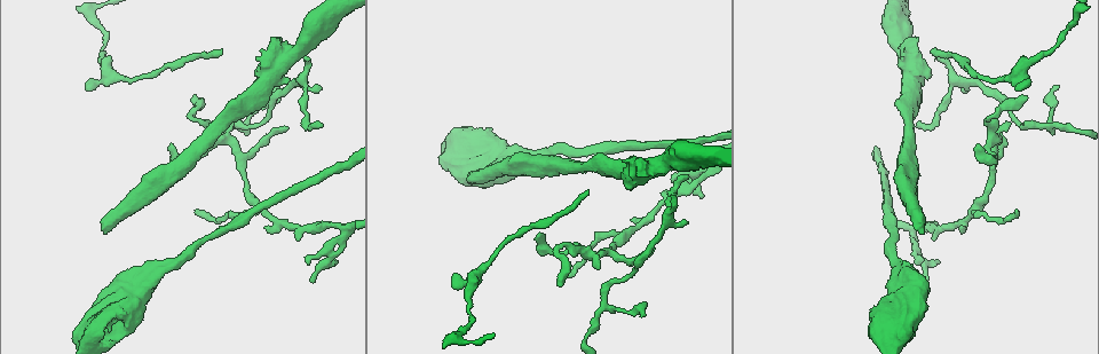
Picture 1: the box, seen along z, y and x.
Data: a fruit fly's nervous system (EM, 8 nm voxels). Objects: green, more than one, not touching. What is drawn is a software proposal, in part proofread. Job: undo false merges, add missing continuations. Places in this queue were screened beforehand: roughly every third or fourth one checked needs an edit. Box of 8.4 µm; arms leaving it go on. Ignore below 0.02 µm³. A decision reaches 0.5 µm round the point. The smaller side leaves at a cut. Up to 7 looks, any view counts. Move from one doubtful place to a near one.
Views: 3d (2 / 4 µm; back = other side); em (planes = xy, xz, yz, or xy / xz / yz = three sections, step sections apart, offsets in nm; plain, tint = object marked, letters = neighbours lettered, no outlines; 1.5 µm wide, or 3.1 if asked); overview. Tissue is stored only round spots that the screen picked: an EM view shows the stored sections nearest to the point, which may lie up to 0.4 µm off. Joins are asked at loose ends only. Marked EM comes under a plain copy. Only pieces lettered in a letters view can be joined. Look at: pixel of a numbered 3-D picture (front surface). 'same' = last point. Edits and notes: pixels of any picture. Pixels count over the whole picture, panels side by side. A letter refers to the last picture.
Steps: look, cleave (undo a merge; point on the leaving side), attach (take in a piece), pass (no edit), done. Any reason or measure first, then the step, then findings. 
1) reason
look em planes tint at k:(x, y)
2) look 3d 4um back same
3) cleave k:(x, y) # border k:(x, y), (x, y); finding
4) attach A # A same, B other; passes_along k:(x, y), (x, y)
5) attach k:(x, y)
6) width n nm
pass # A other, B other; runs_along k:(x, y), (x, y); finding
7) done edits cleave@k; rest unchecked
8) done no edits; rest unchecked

thin end
look 3d 4um at 1:(655, 248)

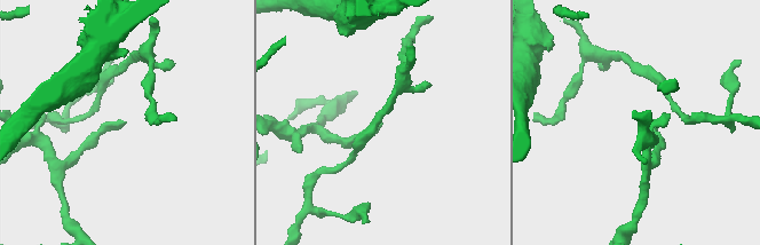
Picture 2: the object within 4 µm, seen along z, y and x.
look em planes letters at 2:(124, 122)

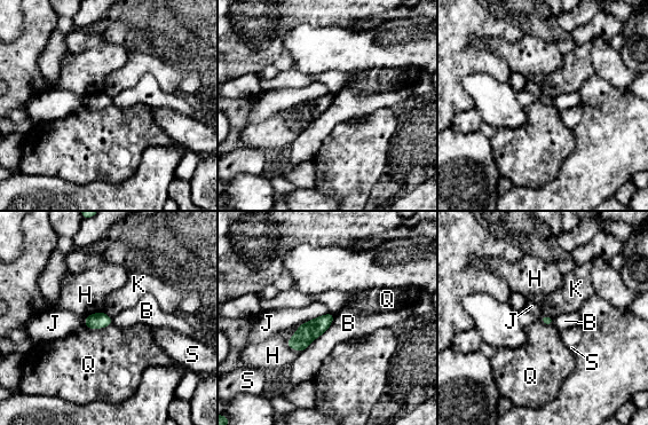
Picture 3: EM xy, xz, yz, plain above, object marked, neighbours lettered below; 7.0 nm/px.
pass # B other, H other, J other, K other, Q other, S other; border 3:(111, 323), (100, 328), (85, 327); no lettered piece goes on from it

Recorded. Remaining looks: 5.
free end
look 3d 2um at 1:(685, 175)

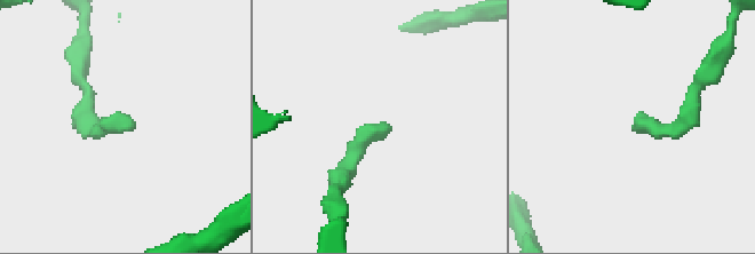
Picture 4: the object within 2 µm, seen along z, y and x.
shape alone is not enough
look em xy step 4 letters at 4:(132, 121)

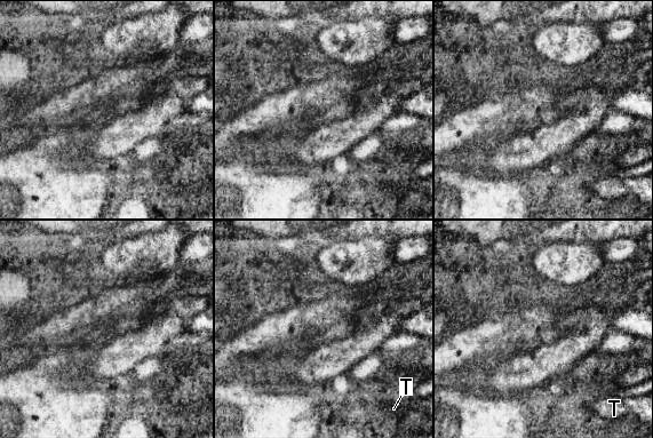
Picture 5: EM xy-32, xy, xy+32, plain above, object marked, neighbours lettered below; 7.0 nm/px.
look em planes letters same

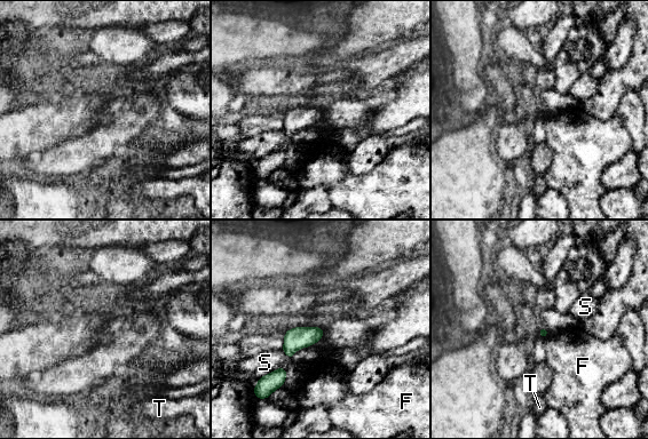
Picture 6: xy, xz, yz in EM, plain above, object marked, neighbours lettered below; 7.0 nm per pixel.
pass # F other, S other, T other; border 6:(550, 333), (543, 338); none of them fits

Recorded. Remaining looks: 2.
abrupt turn
look 3d 4um at 1:(456, 336)

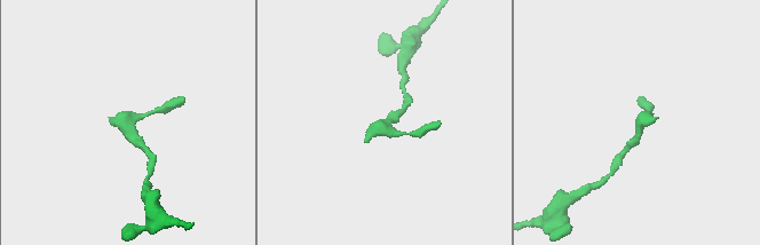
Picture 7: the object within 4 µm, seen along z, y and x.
look em planes letters at 7:(382, 121)

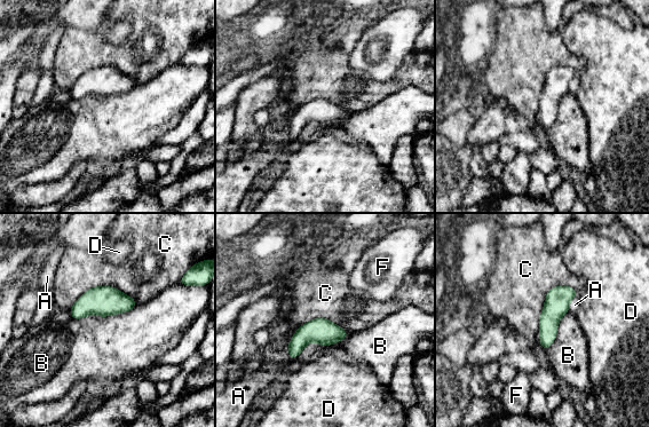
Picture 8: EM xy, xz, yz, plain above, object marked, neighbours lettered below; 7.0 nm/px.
width 120 nm
pass # A other, B other, C other, D other, F other; border 8:(137, 303), (90, 286), (69, 309); all the same neuron

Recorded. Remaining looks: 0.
done no edits; rest unchecked

